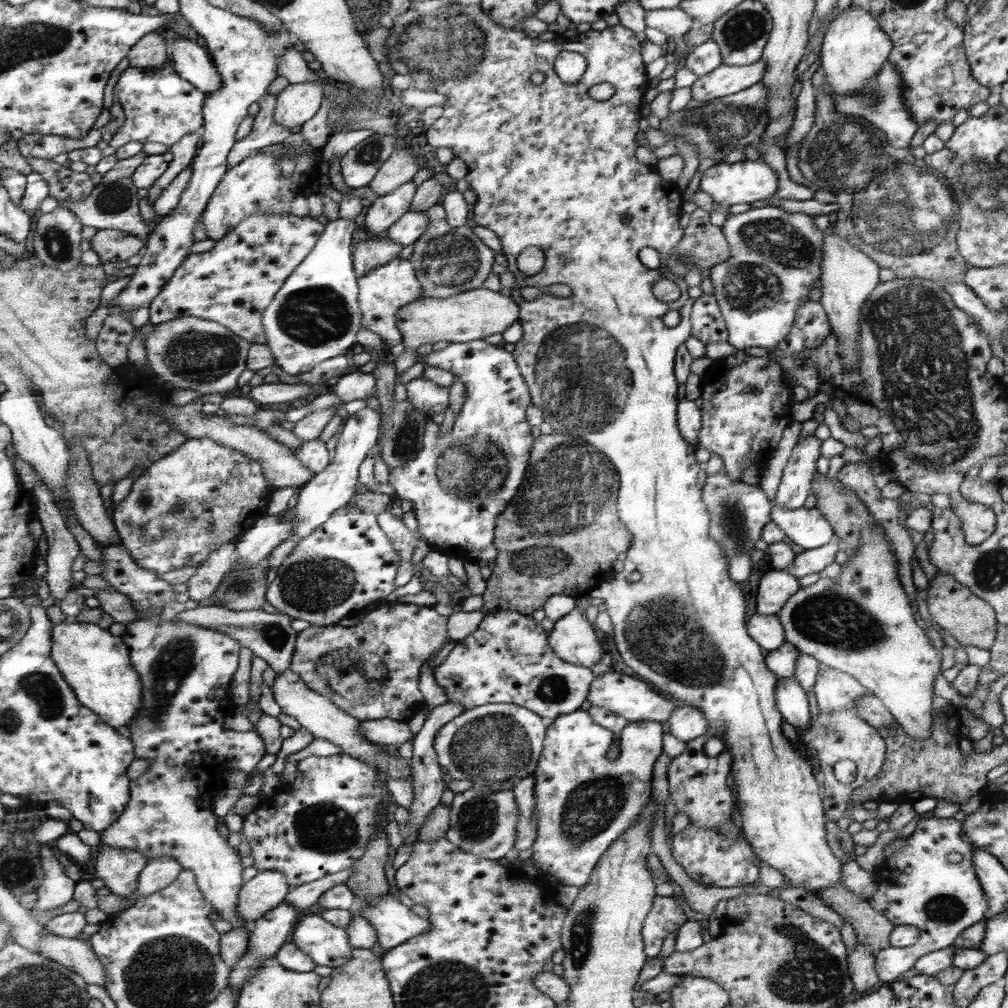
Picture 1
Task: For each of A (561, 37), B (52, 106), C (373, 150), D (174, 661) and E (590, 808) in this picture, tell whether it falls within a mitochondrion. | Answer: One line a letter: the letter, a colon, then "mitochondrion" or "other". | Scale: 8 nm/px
A: other
B: other
C: mitochondrion
D: mitochondrion
E: mitochondrion

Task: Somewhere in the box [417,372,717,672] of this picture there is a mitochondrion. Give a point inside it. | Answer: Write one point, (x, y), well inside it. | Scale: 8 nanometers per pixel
(566, 493)

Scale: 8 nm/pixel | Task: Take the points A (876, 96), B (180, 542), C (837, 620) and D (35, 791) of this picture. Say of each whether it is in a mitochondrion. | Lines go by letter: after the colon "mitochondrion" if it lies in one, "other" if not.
A: mitochondrion
B: other
C: mitochondrion
D: other

